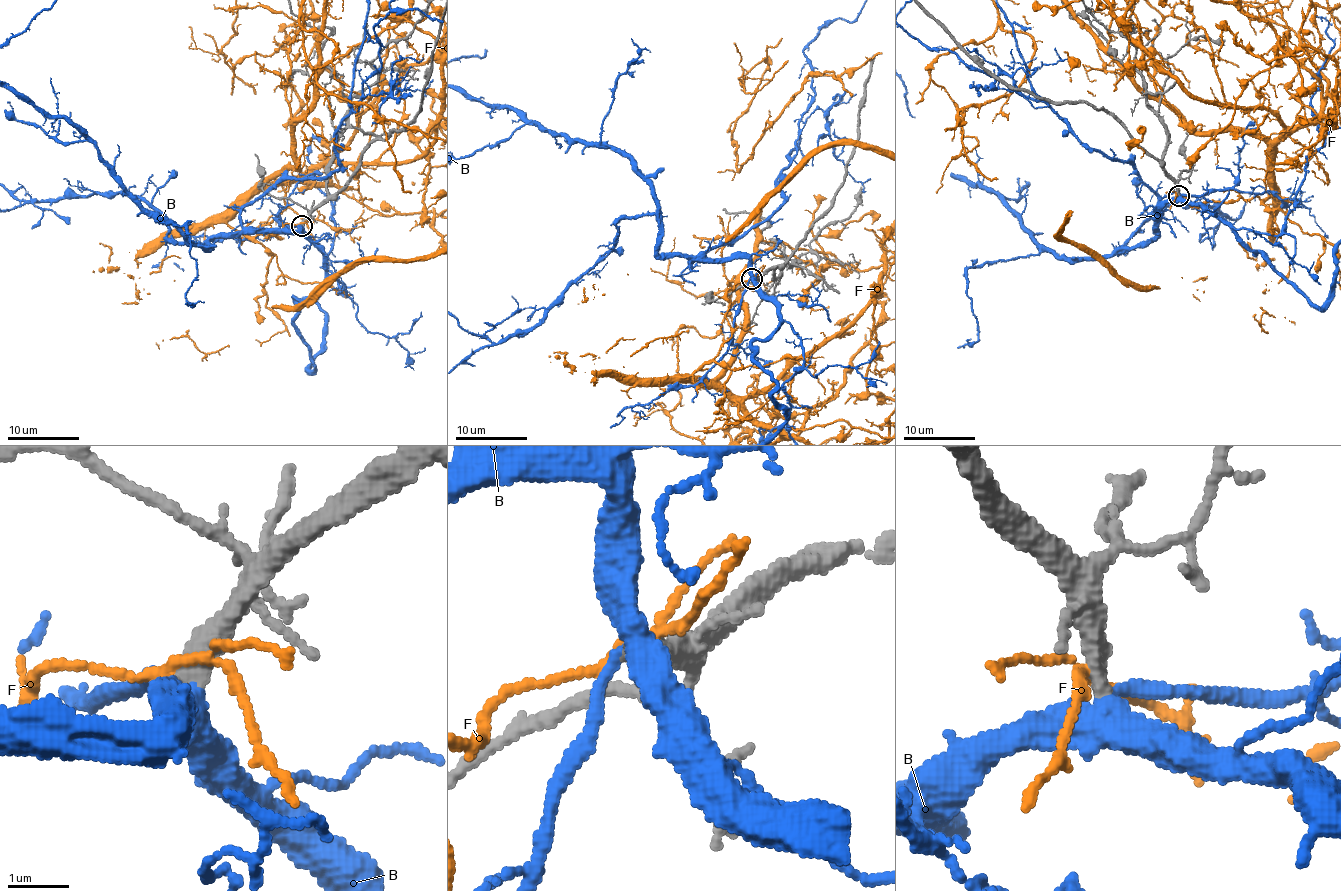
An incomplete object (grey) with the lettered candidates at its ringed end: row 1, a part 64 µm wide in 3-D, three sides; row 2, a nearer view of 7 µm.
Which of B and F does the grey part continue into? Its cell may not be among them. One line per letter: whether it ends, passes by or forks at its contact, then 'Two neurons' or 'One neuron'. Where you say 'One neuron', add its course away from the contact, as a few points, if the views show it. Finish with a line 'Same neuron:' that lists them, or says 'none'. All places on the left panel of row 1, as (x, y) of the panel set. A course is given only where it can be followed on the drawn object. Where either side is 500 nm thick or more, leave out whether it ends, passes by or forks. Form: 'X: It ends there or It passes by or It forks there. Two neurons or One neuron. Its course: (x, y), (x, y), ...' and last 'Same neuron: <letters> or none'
B: It forks there. One neuron
F: It forks there. Two neurons
Same neuron: B

